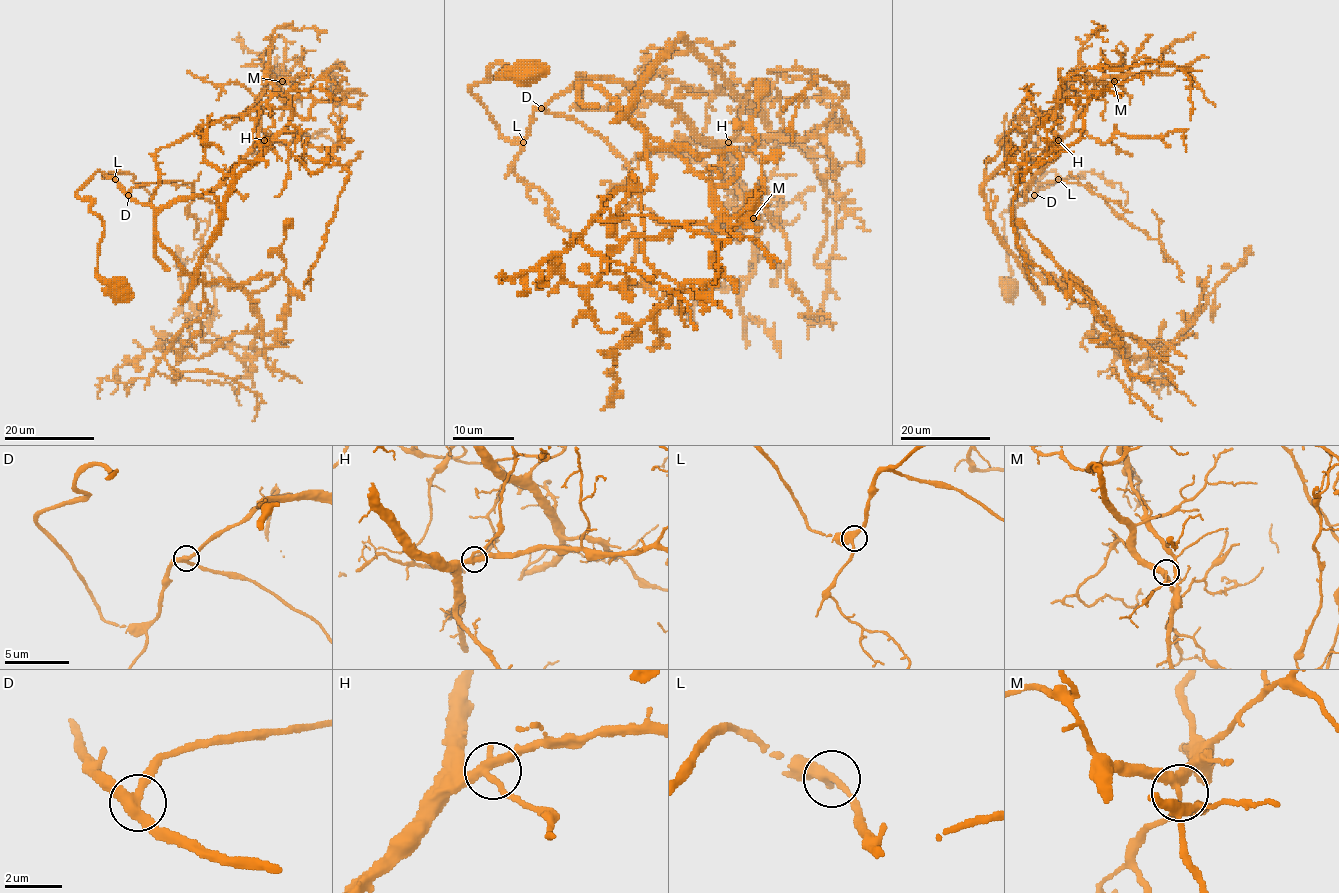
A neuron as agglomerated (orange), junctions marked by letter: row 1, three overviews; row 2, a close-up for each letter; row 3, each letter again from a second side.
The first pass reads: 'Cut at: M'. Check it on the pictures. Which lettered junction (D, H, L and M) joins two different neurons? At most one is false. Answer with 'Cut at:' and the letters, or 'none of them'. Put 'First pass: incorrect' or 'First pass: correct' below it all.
Cut at: M
First pass: correct

